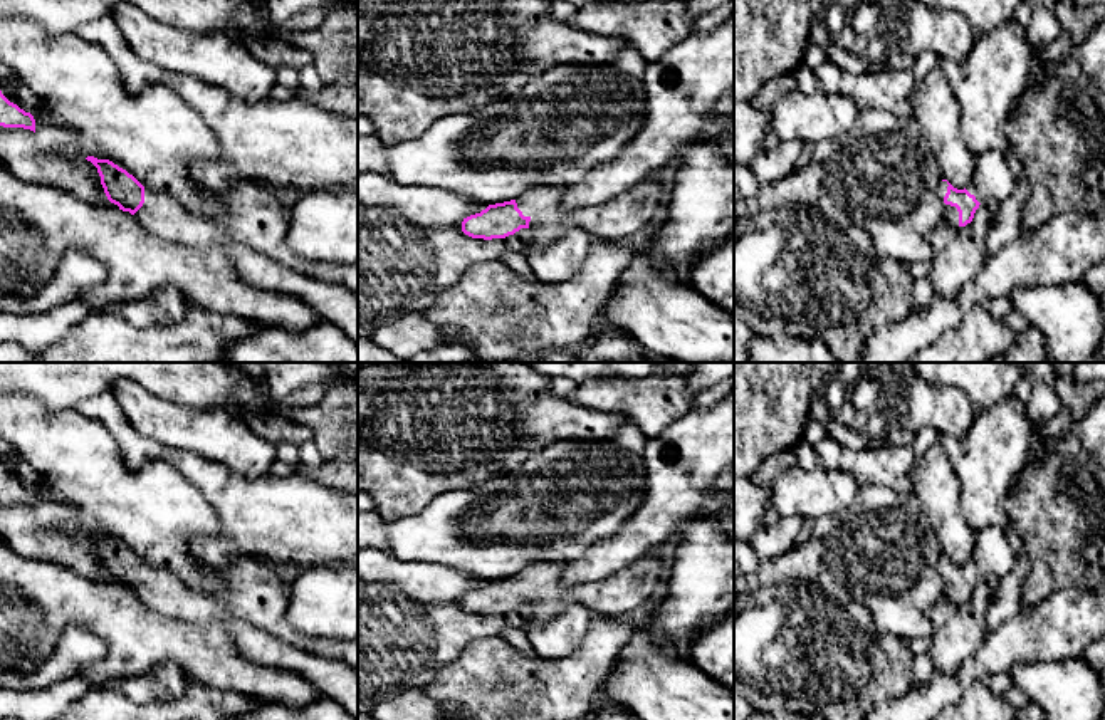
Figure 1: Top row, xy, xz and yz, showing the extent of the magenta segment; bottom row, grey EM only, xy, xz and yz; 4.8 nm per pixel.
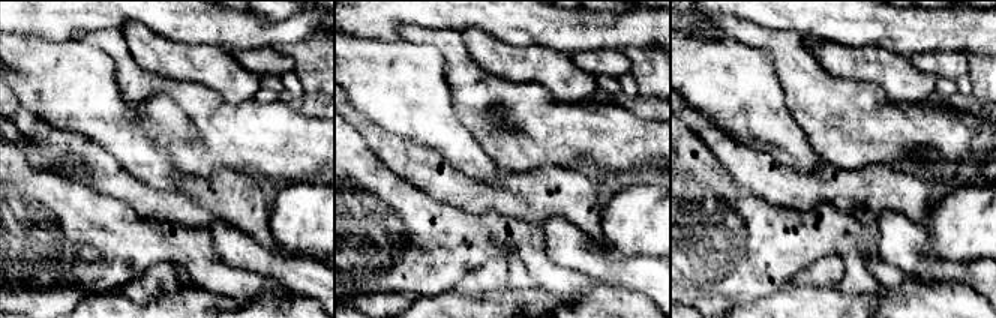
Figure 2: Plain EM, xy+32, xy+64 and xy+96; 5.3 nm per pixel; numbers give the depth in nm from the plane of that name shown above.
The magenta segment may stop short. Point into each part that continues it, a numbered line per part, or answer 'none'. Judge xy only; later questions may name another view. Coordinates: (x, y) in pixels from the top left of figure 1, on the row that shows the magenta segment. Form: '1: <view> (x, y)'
1: xy (254, 213)

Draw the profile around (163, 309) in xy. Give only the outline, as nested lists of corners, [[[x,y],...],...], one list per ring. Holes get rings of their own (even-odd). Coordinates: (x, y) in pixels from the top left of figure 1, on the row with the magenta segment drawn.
[[[163,292],[151,299],[119,304],[118,312],[138,329],[151,329],[181,322],[188,307],[176,292]]]

